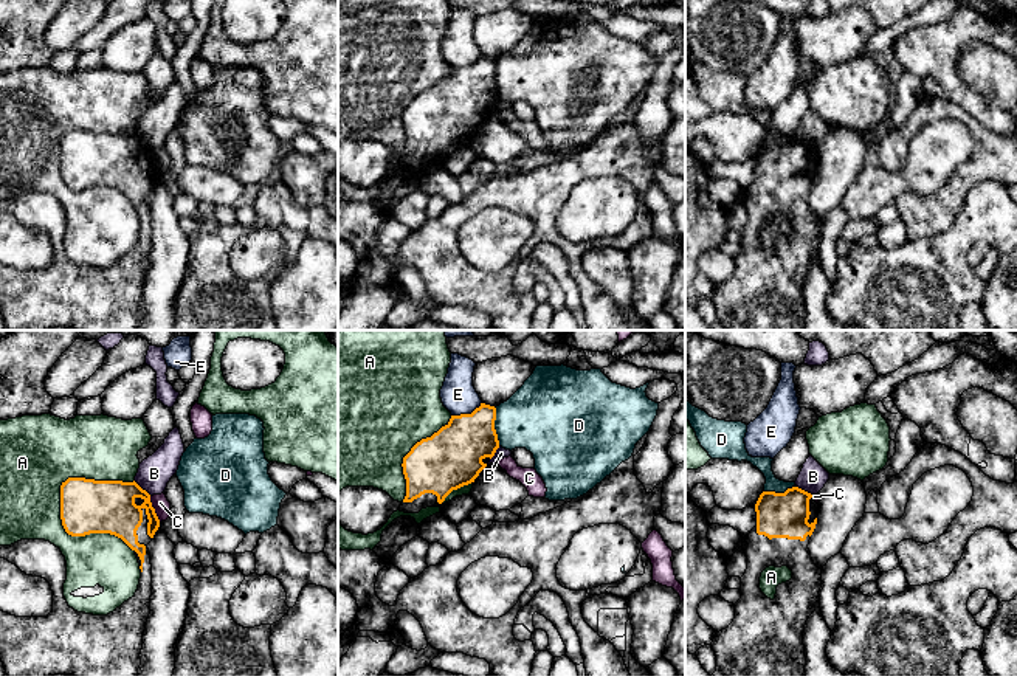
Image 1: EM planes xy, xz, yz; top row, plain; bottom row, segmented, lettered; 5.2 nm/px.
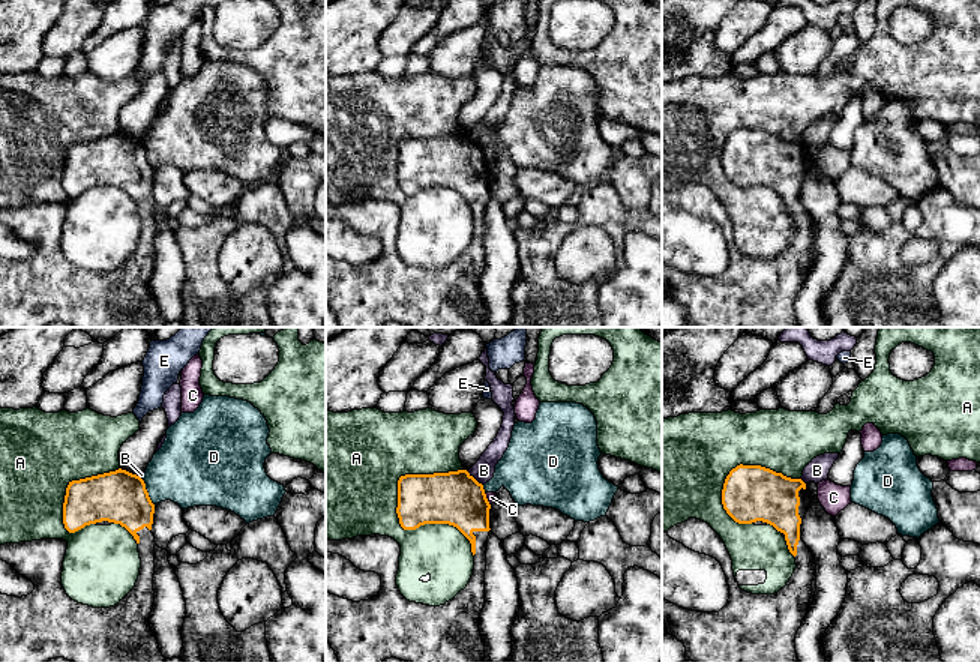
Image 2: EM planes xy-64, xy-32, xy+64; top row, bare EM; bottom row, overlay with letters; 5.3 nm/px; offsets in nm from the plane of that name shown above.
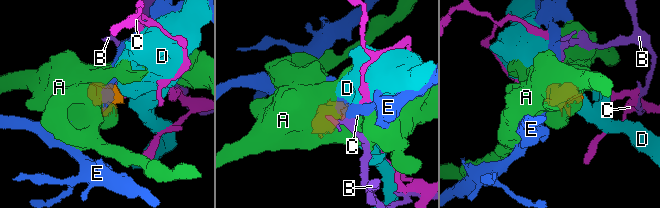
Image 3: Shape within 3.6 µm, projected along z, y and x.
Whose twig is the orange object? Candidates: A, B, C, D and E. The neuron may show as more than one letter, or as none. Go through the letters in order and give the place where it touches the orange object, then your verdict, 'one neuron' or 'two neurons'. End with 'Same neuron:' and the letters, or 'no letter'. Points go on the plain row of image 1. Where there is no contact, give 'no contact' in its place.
A: xy (76, 188) | two neurons
B: xy (141, 141) | two neurons
C: xy (154, 162) | two neurons
D: xz (493, 79) | two neurons
E: xz (467, 67) | two neurons
Same neuron: no letter

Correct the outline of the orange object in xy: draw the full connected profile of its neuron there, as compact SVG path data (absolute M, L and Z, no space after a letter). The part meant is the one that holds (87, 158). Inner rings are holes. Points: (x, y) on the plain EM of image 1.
M68 130L60 138L60 172L71 189L110 186L136 208L141 231L132 251L107 268L78 265L64 250L67 214L60 202L45 192L20 192L0 198L0 211L22 225L45 231L53 243L53 264L47 270L16 270L0 264L0 312L8 330L138 330L146 274L150 267L152 217L147 197L160 180L150 147L135 133L95 133Z

